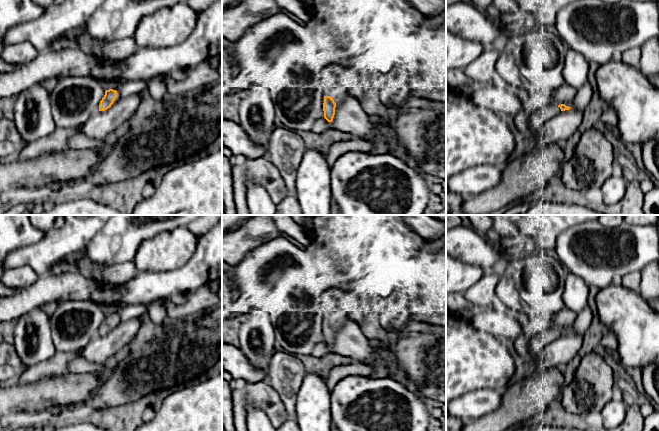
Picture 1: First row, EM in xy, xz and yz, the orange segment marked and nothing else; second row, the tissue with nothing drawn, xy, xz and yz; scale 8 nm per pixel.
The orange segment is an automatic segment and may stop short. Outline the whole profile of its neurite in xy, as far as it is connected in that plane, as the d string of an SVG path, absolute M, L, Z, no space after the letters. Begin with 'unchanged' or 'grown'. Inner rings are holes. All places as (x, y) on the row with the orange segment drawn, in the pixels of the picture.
unchanged; M113 89L106 90L104 97L100 101L99 111L105 111L108 108L110 108L116 97L117 97L116 90Z

